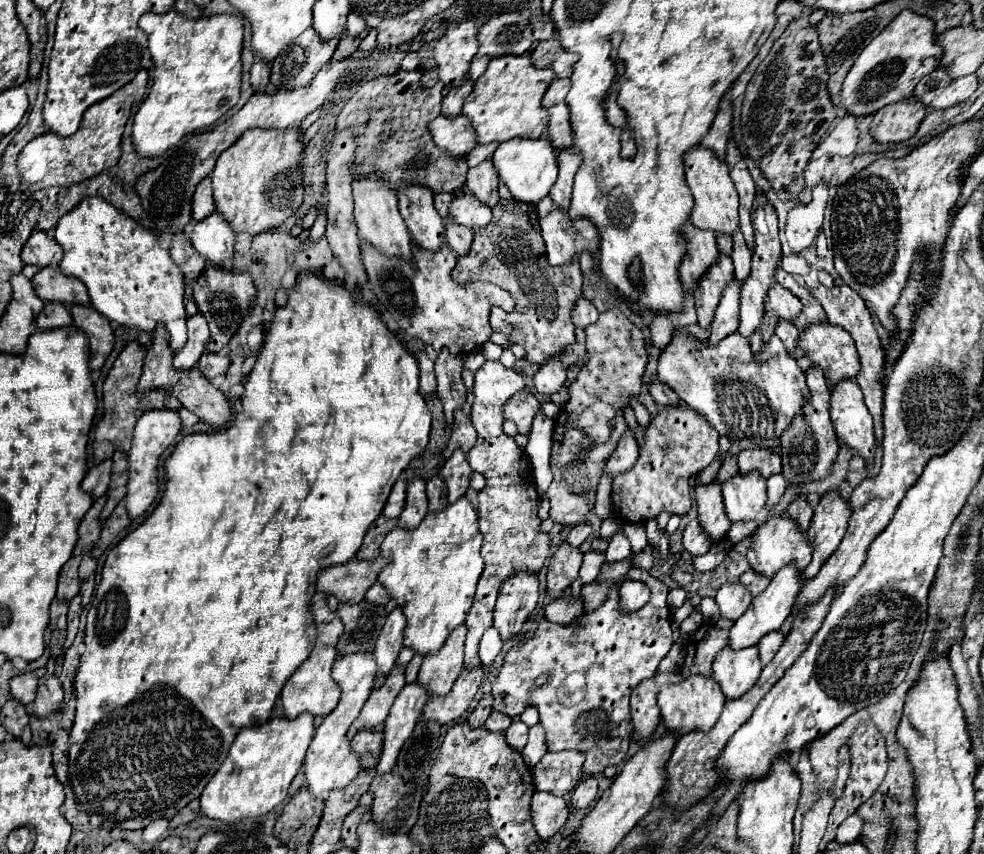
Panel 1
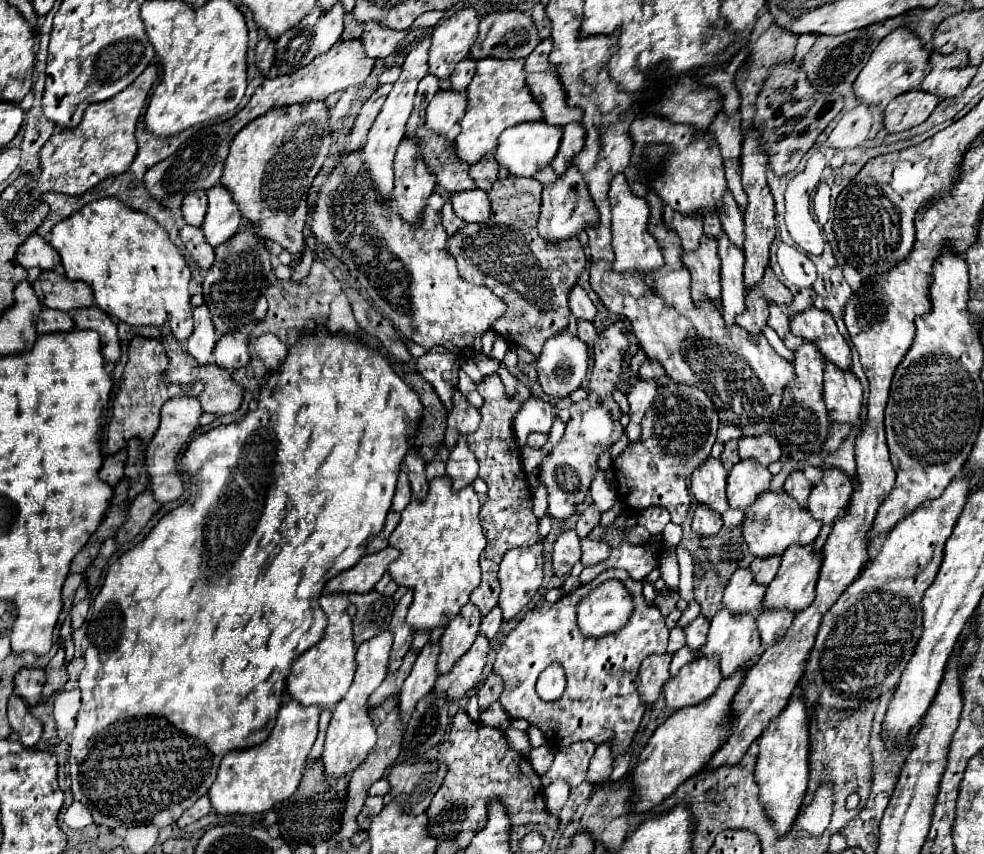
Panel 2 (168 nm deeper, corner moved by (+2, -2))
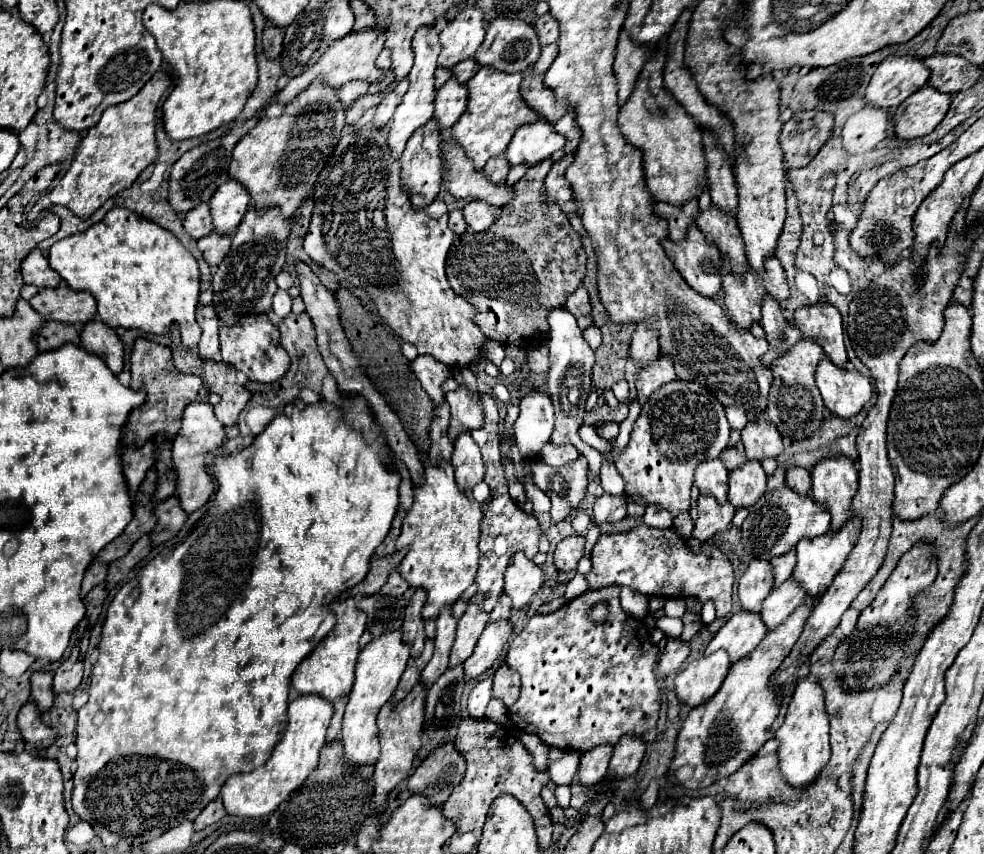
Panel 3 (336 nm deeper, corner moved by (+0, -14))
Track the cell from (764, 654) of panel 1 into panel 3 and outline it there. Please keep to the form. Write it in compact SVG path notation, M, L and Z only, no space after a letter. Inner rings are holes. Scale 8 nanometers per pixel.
M792 577L786 579L782 585L774 587L768 599L764 599L762 603L760 615L764 625L768 629L776 629L780 623L784 623L784 619L788 619L788 615L800 605L800 601L804 601L804 597L804 587Z

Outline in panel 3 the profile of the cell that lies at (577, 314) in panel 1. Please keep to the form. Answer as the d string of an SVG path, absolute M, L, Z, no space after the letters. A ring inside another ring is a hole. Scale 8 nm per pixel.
M580 285L564 303L564 307L574 315L590 315L590 297L588 297L588 289L584 285Z

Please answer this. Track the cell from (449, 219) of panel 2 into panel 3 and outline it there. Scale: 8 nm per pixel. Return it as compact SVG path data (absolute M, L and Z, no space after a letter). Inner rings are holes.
M454 209L454 211L450 213L450 229L452 229L456 235L460 235L460 233L466 231L466 221L464 221L460 209Z

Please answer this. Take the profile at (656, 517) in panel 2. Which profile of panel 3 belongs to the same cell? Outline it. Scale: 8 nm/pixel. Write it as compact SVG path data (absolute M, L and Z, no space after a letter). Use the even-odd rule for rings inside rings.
M648 505L646 513L644 513L644 523L656 529L664 529L664 527L672 527L672 515L664 509L664 507L656 507L656 505Z

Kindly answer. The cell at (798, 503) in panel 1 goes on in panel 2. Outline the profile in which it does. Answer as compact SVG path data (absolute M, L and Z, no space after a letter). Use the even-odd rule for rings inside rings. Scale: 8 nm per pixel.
M794 471L794 473L786 479L786 483L784 483L784 491L786 491L792 499L796 499L798 505L806 507L806 505L808 505L808 495L810 495L810 491L812 491L812 483L810 483L800 471Z

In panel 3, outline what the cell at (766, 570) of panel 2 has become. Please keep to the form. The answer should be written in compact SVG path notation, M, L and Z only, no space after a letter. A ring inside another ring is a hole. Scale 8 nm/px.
M792 549L792 551L788 551L788 553L784 553L784 555L776 557L776 559L772 559L770 563L772 563L772 569L774 569L774 577L776 577L776 583L774 583L774 585L780 585L780 583L784 583L784 581L792 575L792 571L794 571L796 551Z

